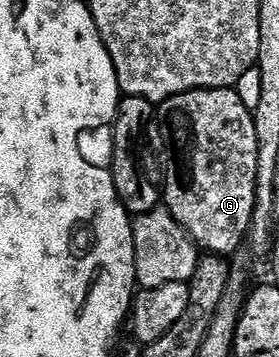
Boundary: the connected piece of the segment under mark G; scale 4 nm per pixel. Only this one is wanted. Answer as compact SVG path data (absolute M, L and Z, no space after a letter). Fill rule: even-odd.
M237 88L229 89L193 89L184 91L180 95L172 95L166 101L161 102L156 109L156 126L162 132L162 145L166 148L166 189L164 185L164 205L170 210L175 219L184 227L184 231L194 240L199 250L210 255L231 255L238 248L243 248L247 240L250 224L252 223L252 211L256 203L256 187L258 186L258 140L256 139L256 123L251 106L242 102Z

